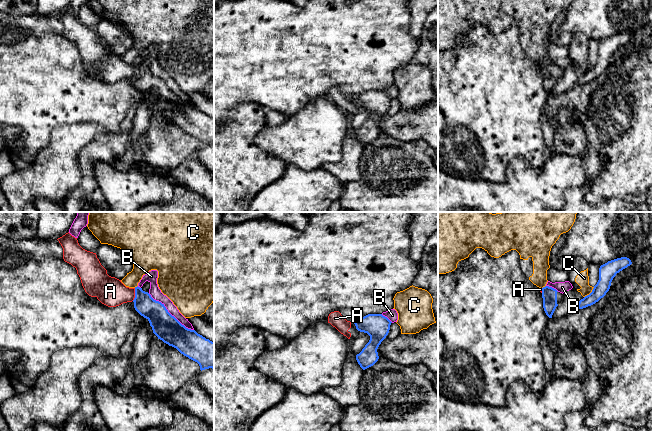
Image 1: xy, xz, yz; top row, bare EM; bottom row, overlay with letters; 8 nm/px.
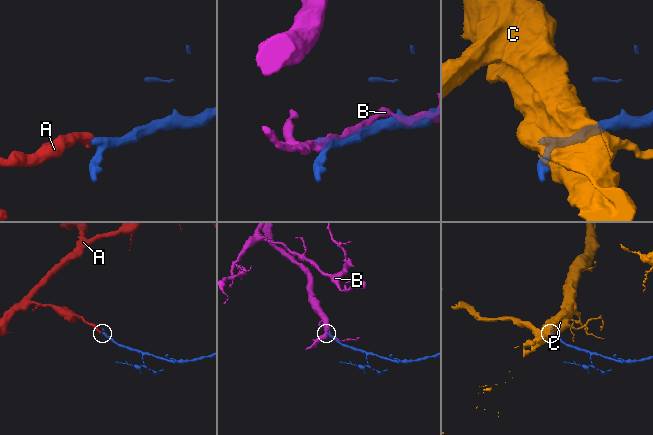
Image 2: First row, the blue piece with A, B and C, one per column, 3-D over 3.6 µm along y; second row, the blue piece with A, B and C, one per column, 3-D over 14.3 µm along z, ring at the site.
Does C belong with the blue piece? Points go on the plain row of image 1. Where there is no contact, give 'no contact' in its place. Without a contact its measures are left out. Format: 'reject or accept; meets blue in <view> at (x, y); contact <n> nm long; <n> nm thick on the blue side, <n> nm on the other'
reject; meets blue in yz at (590, 69); contact 120 nm long; 140 nm thick on the blue side, 110 nm on the other

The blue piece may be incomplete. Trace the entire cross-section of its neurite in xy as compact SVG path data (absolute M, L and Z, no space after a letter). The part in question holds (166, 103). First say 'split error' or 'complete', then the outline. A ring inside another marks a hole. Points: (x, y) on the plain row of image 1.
split error; M69 8L57 15L63 24L63 35L76 44L85 68L108 83L134 78L135 86L146 94L153 109L164 119L197 138L200 146L214 145L214 118L182 101L164 80L154 76L140 63L126 63L111 53L96 29L83 25Z

